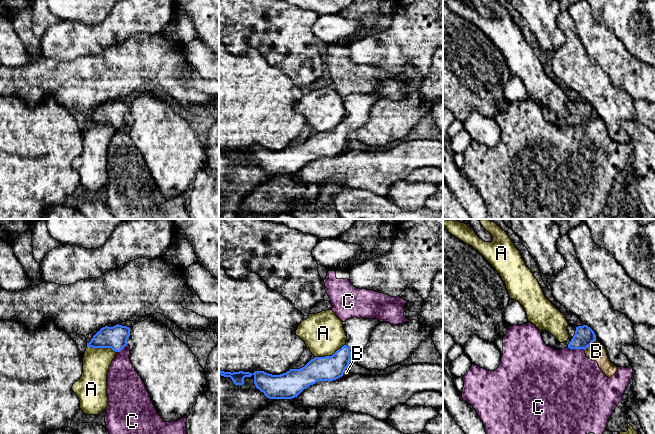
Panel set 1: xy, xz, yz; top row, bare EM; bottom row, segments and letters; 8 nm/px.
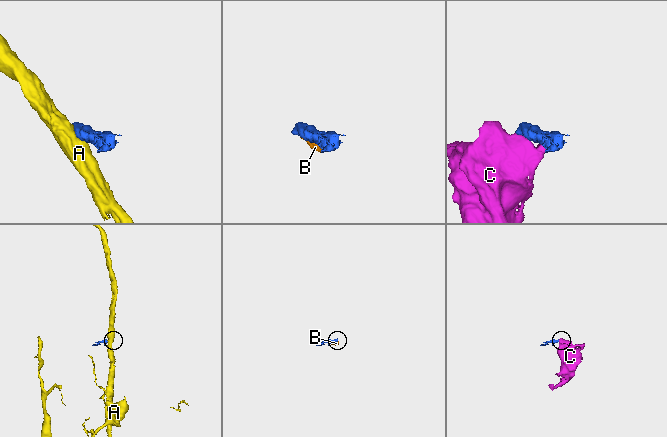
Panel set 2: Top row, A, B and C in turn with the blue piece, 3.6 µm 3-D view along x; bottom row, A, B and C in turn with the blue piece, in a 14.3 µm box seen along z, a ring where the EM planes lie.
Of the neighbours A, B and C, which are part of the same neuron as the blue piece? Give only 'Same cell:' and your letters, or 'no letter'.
Same cell: no letter

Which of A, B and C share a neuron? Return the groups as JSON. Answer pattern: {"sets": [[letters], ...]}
{"sets": [["A"], ["B", "C"]]}

